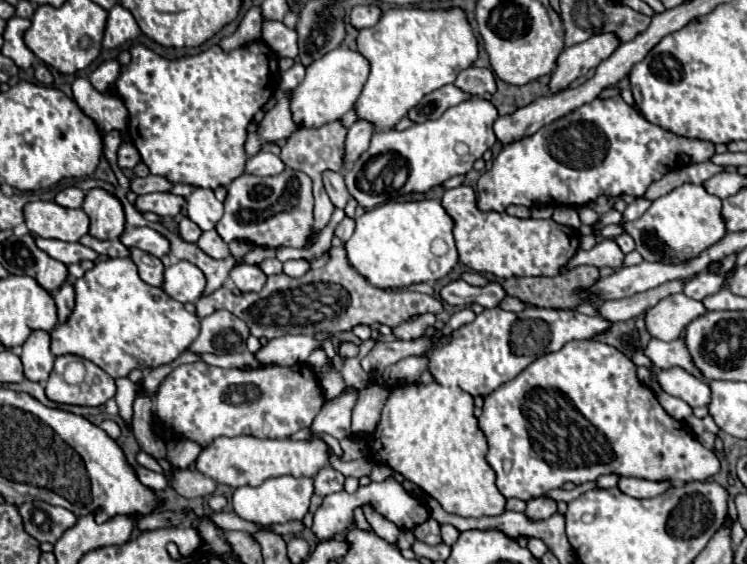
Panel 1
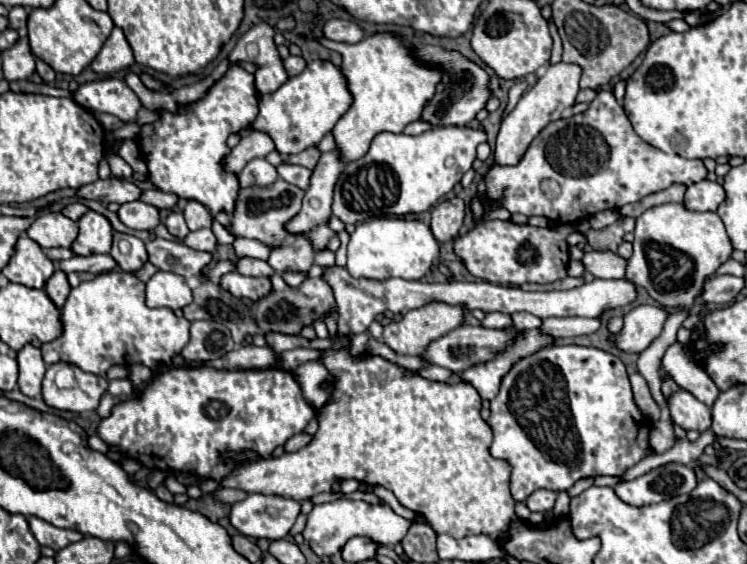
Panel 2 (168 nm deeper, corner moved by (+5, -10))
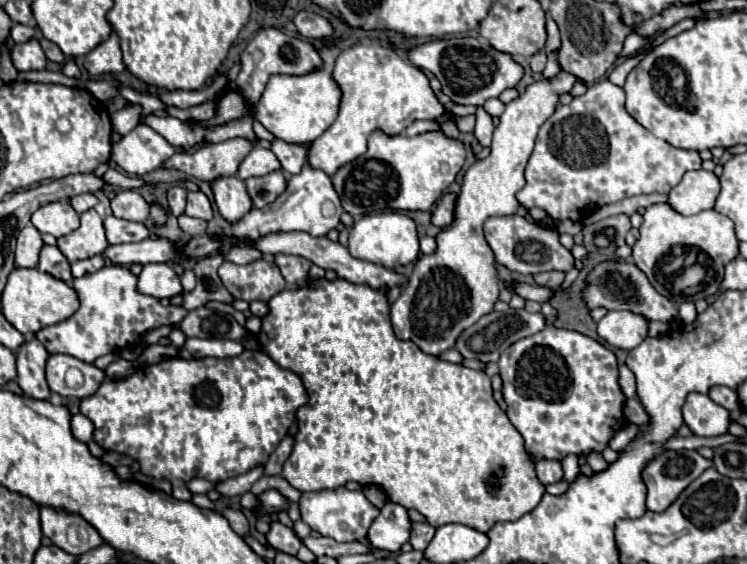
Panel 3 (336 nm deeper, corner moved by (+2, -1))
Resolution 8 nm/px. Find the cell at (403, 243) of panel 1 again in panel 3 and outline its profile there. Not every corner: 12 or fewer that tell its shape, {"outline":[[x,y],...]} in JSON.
{"outline":[[401,212],[363,216],[349,252],[385,268],[419,256],[415,222]]}

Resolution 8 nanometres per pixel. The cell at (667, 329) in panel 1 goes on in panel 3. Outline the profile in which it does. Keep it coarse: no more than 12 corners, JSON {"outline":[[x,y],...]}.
{"outline":[[607,312],[597,334],[613,348],[633,350],[647,338],[647,320]]}

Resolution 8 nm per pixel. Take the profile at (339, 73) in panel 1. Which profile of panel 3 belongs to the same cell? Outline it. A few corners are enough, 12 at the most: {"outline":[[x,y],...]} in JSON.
{"outline":[[331,72],[271,76],[255,106],[277,138],[307,144],[339,112]]}

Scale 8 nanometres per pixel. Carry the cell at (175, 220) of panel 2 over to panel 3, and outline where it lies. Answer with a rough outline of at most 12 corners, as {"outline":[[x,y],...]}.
{"outline":[[173,186],[167,192],[173,216],[183,214],[187,190]]}

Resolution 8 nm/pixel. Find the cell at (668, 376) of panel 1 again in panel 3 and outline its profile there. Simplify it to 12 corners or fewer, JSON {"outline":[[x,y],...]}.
{"outline":[[689,394],[683,422],[695,436],[725,434],[729,412]]}

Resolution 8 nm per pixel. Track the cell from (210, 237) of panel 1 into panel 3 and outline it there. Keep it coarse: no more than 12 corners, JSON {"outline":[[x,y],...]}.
{"outline":[[181,214],[179,226],[189,236],[205,234],[207,222]]}

